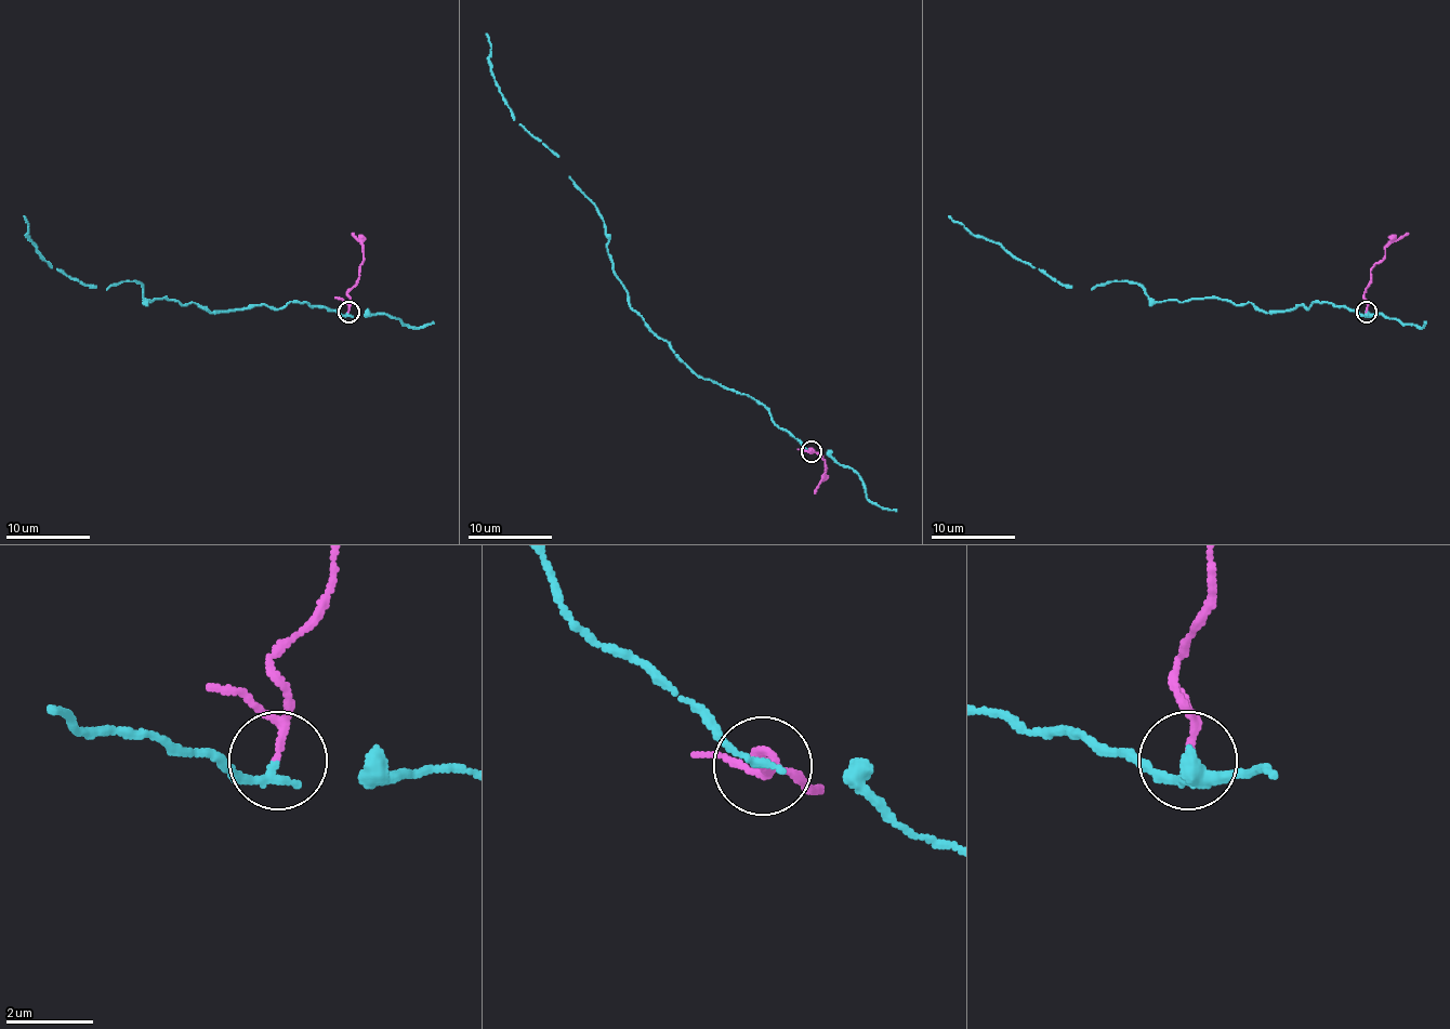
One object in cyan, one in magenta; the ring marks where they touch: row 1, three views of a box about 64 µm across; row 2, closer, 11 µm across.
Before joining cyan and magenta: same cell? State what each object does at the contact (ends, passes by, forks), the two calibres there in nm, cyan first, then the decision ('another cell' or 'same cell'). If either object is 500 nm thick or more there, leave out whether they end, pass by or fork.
cyan ends there; magenta passes by; 200 nm thick on the cyan side, 110 nm on the other; another cell

